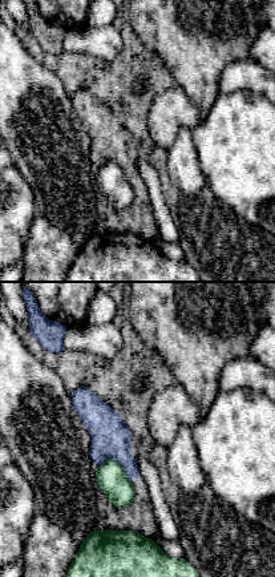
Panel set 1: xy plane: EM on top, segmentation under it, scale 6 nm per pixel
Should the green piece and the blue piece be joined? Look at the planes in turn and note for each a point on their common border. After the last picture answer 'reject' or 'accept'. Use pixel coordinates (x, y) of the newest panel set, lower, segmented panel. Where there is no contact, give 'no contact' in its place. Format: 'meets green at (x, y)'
meets green at (118, 463)

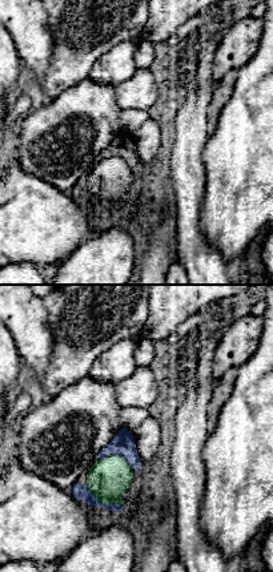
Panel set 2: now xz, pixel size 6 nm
meets green at (104, 502)

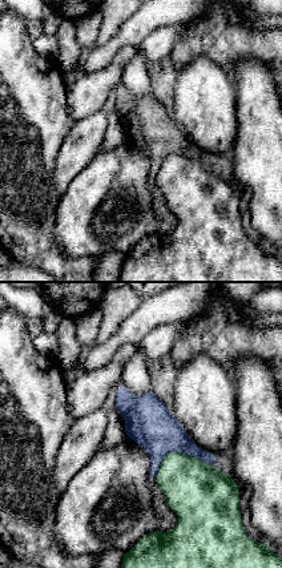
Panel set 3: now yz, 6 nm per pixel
meets green at (178, 452)

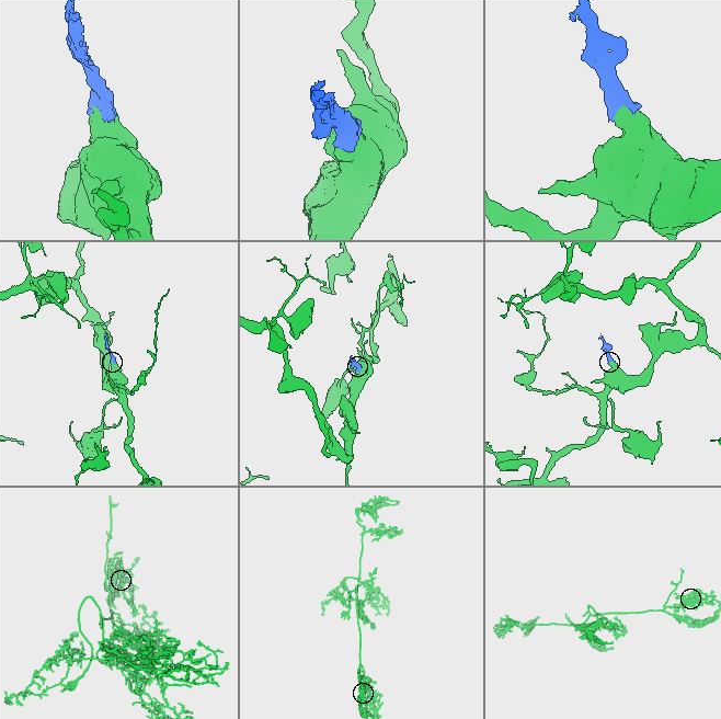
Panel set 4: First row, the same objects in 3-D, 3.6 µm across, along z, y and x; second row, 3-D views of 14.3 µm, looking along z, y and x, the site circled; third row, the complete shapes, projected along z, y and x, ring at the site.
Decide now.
reject

